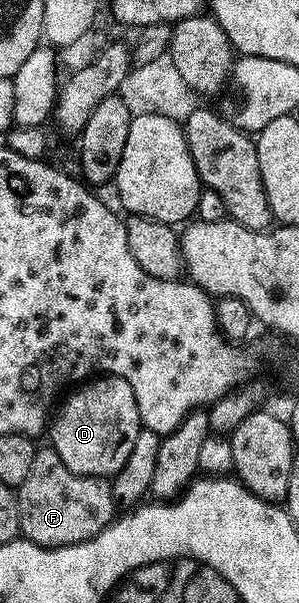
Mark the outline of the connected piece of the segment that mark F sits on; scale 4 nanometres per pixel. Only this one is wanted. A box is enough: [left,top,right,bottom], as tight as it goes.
[16,446,119,546]

